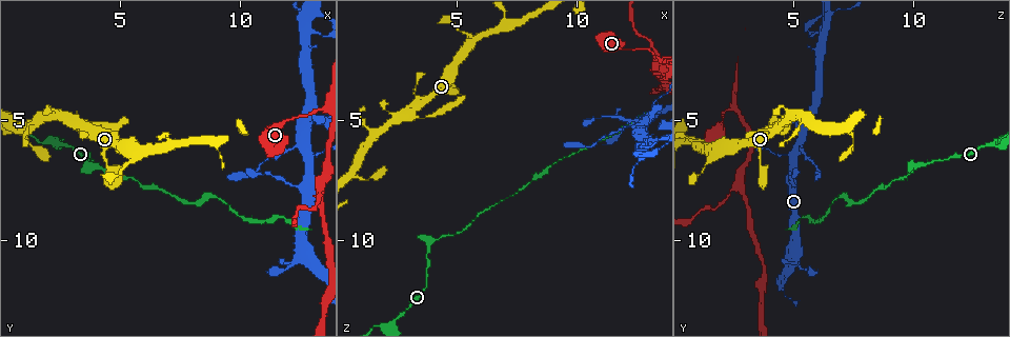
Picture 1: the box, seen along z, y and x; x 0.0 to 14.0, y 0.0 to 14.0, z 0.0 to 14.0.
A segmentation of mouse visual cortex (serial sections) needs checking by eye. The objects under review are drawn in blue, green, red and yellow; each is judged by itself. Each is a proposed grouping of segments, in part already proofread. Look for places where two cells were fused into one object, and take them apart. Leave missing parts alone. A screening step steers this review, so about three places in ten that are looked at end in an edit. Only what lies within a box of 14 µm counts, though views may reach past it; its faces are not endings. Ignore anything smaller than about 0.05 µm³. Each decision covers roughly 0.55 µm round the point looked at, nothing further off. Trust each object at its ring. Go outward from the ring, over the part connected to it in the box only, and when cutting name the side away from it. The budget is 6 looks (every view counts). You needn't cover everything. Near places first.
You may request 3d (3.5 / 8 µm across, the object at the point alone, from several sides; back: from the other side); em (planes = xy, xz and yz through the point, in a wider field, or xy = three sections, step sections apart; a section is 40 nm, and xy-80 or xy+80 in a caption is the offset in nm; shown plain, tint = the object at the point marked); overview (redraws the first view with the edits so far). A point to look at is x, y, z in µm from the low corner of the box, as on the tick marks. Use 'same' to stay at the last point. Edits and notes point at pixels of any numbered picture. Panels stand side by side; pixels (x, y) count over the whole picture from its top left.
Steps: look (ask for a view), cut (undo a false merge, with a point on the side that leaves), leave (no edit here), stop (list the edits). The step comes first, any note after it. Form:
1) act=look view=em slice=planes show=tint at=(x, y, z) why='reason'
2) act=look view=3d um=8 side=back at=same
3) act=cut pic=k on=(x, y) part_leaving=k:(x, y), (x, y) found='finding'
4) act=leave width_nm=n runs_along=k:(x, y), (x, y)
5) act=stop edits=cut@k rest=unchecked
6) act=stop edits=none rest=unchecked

act=look view=3d um=3.5 at=(12.8, 6.1, 5.3) why='sharp bend'

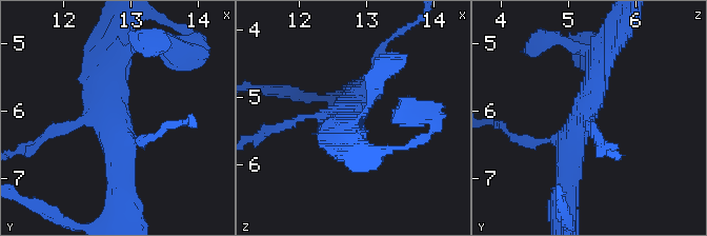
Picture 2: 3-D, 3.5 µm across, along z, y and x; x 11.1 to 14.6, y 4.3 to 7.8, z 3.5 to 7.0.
act=look view=em slice=planes show=tint at=(12.70, 6.15, 5.15)

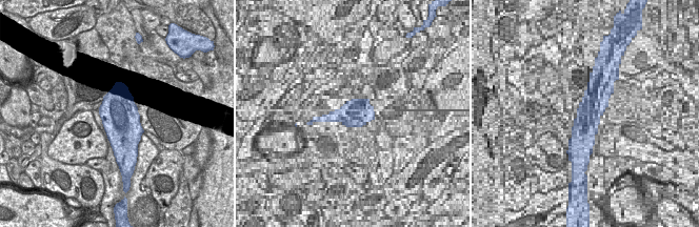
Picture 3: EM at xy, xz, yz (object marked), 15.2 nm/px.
act=leave width_nm=600 runs_along=2:(567, 187), (570, 144), (605, 54) found='all the same cell'

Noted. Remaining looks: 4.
act=look view=3d um=3.5 at=(13.2, 7.7, 2.8) why='arms part here'

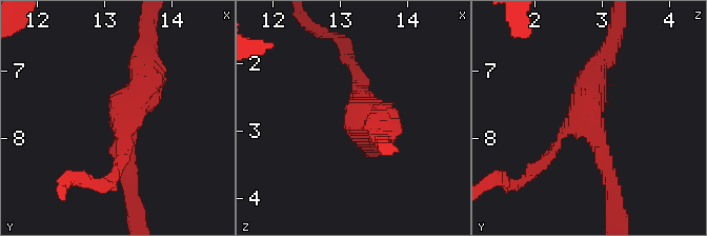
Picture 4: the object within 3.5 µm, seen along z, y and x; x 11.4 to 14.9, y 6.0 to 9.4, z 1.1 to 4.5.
act=look view=em slice=xy step=3 show=tint at=(13.25, 7.65, 2.80)

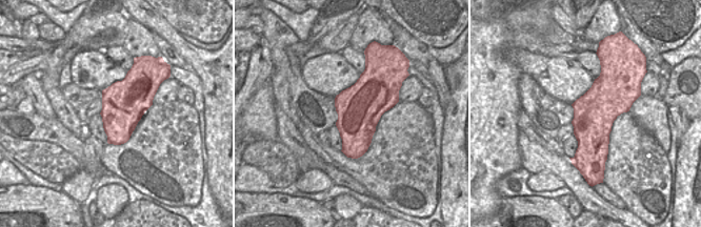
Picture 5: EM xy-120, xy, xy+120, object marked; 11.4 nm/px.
act=leave arms=3 runs_along=4:(148, 59), (122, 112), (128, 182) found='all the same cell'

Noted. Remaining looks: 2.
act=look view=3d um=3.5 at=(12.0, 11.3, 5.4) why='a narrow waist'

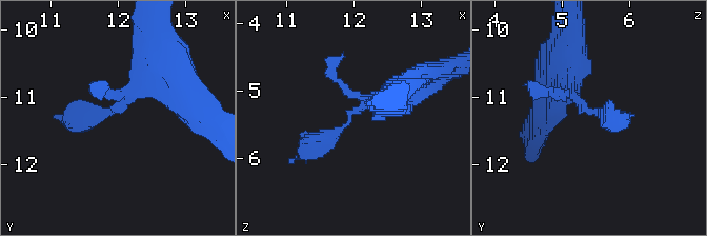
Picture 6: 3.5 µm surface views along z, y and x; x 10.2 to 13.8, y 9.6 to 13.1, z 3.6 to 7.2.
act=look view=em slice=xy step=3 show=tint at=(11.95, 11.20, 5.45)

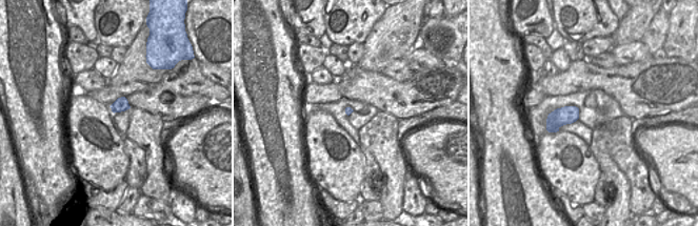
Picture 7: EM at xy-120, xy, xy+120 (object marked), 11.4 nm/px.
act=leave found='one cell here'

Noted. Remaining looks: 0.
act=stop edits=none rest=unchecked

